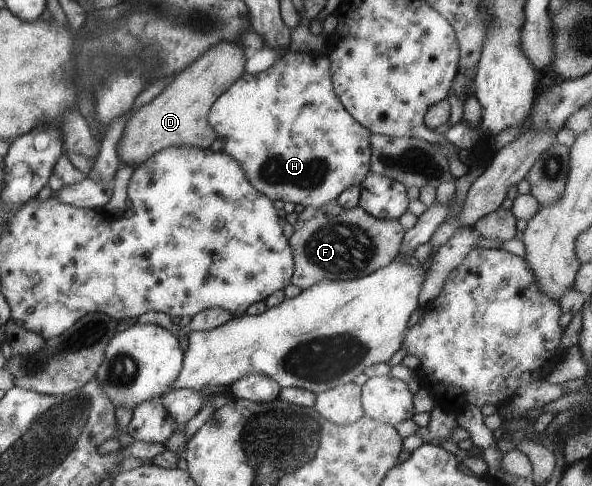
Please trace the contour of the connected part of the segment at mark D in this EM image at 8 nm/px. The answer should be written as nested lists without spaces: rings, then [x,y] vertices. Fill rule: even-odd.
[[[221,42],[217,46],[211,46],[193,64],[189,64],[179,74],[175,74],[173,80],[151,102],[147,102],[137,112],[134,112],[128,118],[122,136],[115,145],[115,155],[119,160],[119,164],[122,165],[124,162],[132,164],[133,170],[135,170],[147,158],[157,154],[163,148],[169,148],[169,146],[191,146],[191,148],[199,148],[199,150],[205,150],[205,148],[209,147],[216,138],[213,130],[207,124],[207,116],[213,102],[244,73],[244,62],[246,60],[245,56],[243,56],[242,47],[233,46],[231,42],[229,44]]]

